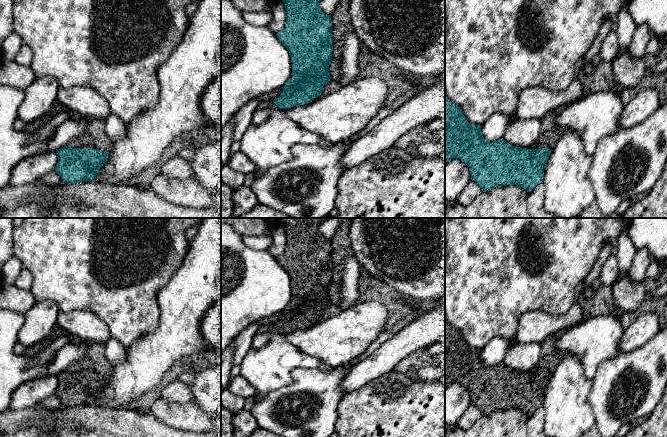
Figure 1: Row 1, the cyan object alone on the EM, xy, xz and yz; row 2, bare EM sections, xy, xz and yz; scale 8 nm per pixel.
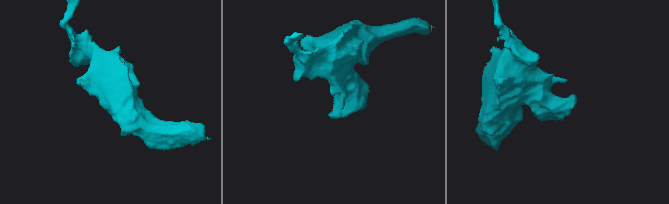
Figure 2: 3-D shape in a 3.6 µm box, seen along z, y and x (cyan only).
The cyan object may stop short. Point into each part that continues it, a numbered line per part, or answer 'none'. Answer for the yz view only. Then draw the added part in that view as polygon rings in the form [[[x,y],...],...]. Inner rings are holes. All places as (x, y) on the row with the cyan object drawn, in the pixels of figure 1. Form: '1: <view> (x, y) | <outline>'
1: yz (549, 134) | [[[563,108],[555,109],[546,114],[541,120],[541,130],[537,140],[527,149],[542,149],[549,148],[551,151],[558,141],[561,129],[556,125],[556,119],[562,112]]]

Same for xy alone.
1: xy (95, 136) | [[[82,117],[88,123],[88,129],[83,135],[70,141],[67,146],[73,148],[94,148],[107,154],[111,151],[111,141],[105,132],[105,120]]]

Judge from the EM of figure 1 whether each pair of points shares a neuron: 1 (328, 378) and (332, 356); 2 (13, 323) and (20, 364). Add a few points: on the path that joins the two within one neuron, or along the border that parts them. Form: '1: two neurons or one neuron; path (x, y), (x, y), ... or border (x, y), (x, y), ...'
1: two neurons; border (345, 363), (332, 367)
2: one neuron; path (10, 333), (10, 354)

